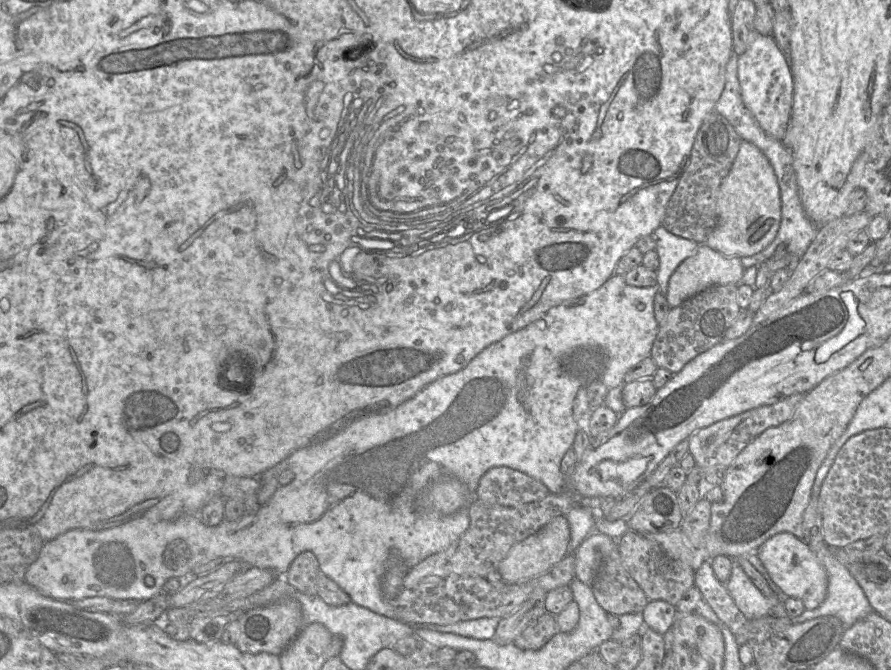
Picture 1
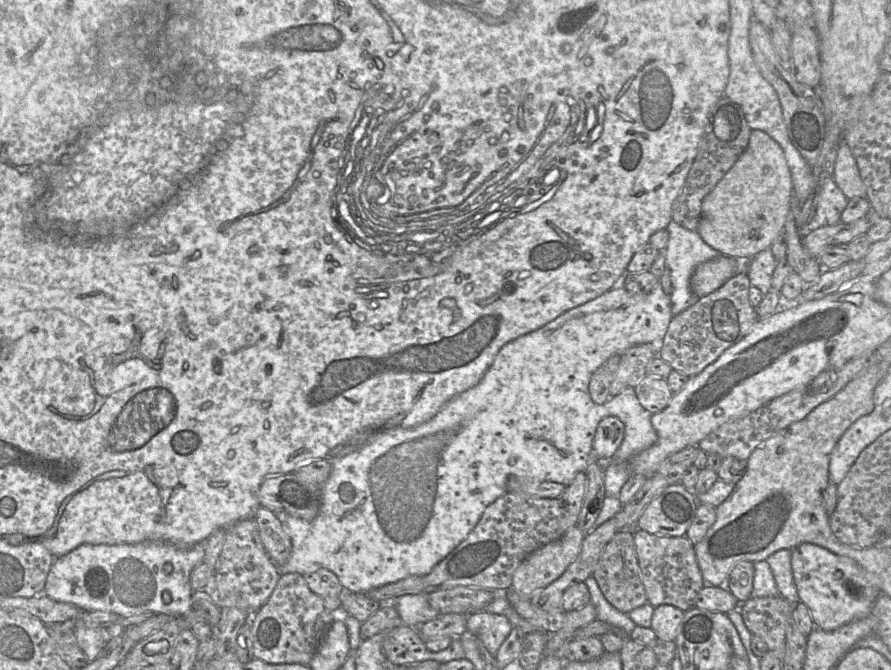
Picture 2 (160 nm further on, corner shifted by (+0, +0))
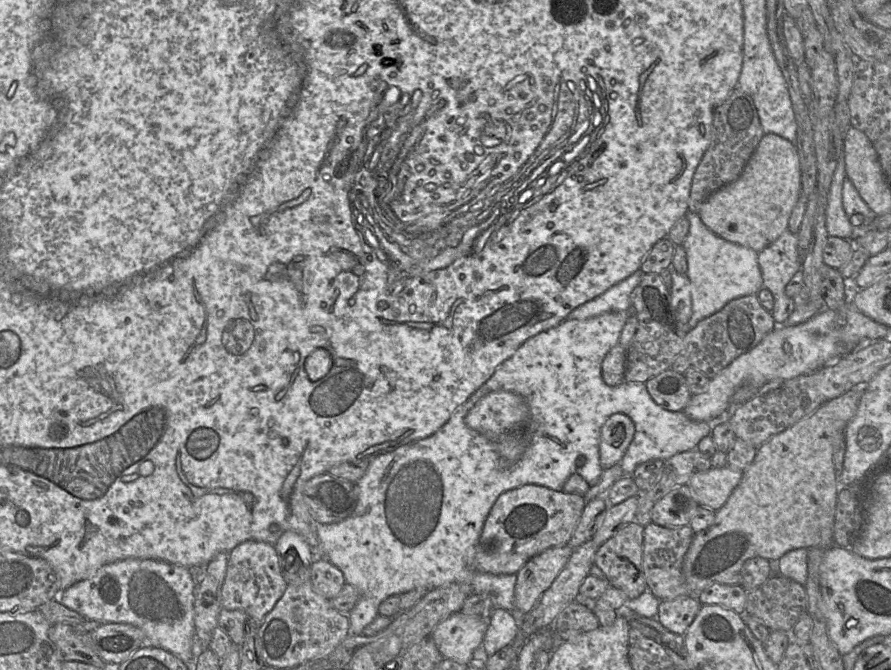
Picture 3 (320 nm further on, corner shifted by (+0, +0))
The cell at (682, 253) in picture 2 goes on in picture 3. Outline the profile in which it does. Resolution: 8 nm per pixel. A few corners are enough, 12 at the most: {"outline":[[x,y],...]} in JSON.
{"outline":[[687,212],[693,329],[763,288],[759,252]]}

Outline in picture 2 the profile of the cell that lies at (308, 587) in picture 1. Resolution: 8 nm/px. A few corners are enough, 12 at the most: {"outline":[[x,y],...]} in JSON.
{"outline":[[319,568],[303,575],[325,608],[337,614],[343,589],[337,576]]}

